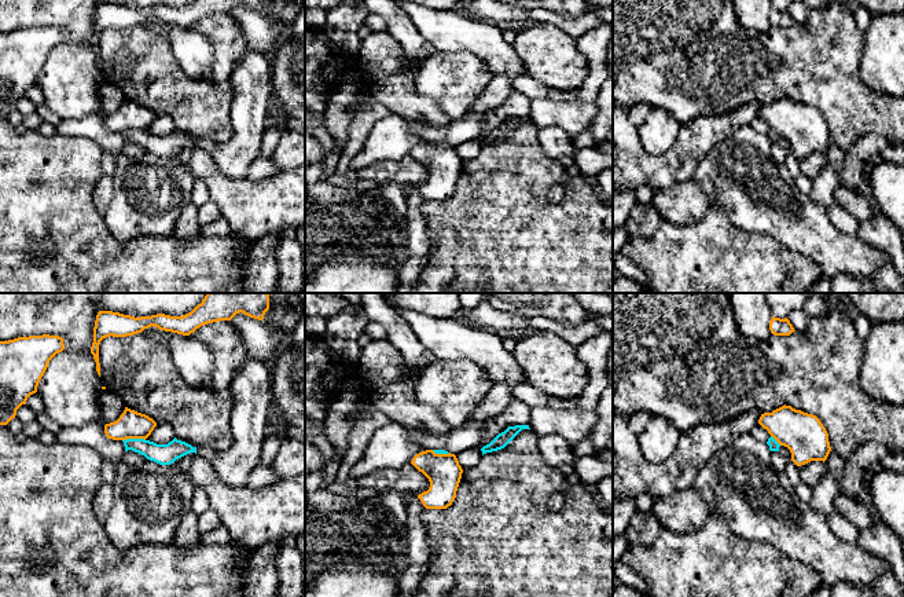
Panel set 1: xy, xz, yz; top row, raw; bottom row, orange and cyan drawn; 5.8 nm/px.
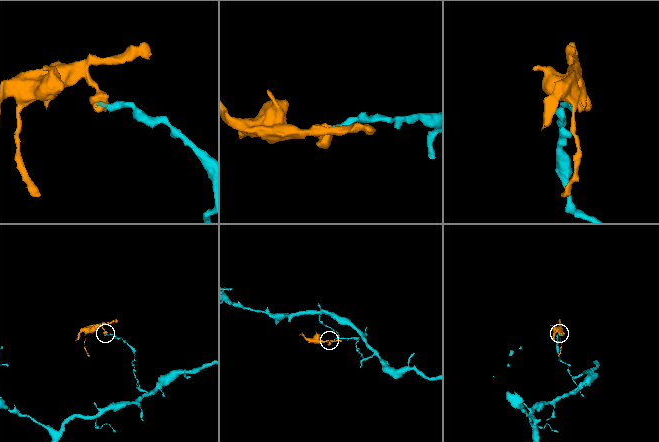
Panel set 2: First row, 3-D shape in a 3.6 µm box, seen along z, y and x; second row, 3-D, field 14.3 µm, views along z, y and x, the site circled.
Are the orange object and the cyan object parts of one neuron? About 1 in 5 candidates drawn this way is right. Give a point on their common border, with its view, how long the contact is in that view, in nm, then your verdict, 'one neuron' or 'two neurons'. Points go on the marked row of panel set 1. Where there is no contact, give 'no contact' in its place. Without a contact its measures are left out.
xy (133, 438) | 140 nm | two neurons

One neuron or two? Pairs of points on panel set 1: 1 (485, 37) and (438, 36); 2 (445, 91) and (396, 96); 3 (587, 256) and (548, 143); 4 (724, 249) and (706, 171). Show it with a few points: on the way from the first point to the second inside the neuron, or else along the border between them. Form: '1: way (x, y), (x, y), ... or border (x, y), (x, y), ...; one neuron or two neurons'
1: way (474, 36), (449, 36); one neuron
2: border (412, 74), (415, 88), (433, 98), (445, 116); two neurons
3: border (537, 128), (539, 146), (555, 158); two neurons
4: border (710, 198), (734, 226); two neurons

